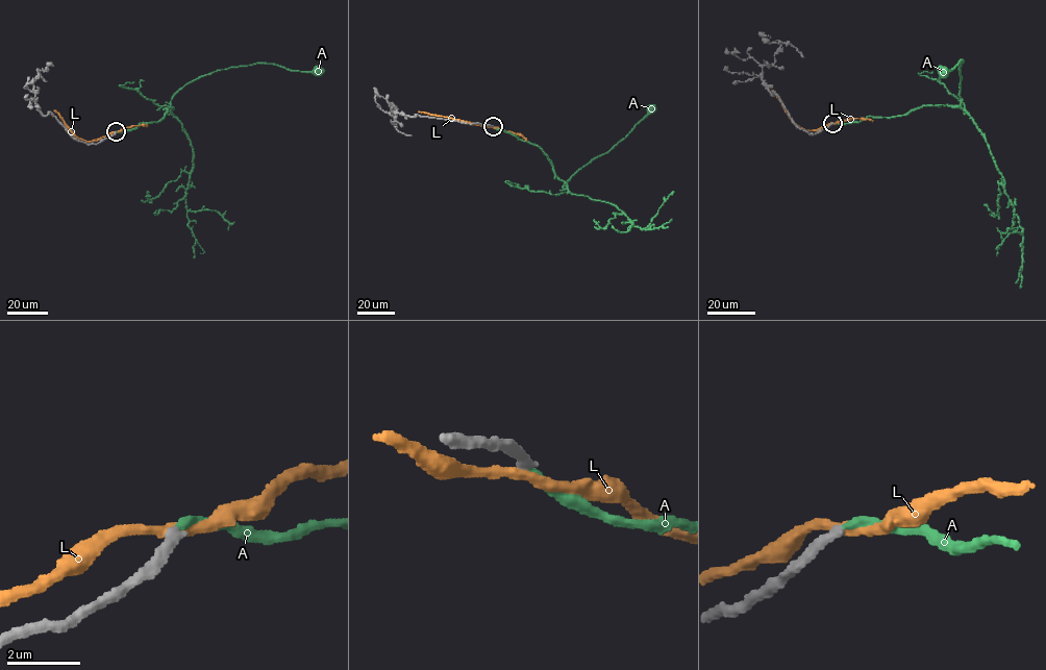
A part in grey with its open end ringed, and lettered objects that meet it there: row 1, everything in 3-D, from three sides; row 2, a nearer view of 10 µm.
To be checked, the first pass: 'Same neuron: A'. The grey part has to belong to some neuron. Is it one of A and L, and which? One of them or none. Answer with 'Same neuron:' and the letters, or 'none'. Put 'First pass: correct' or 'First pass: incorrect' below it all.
Same neuron: A
First pass: correct

